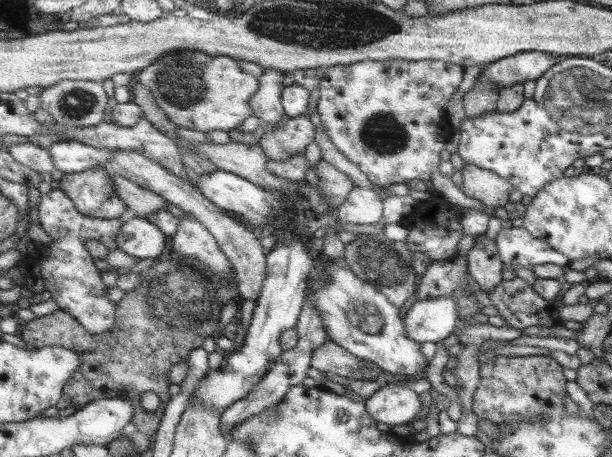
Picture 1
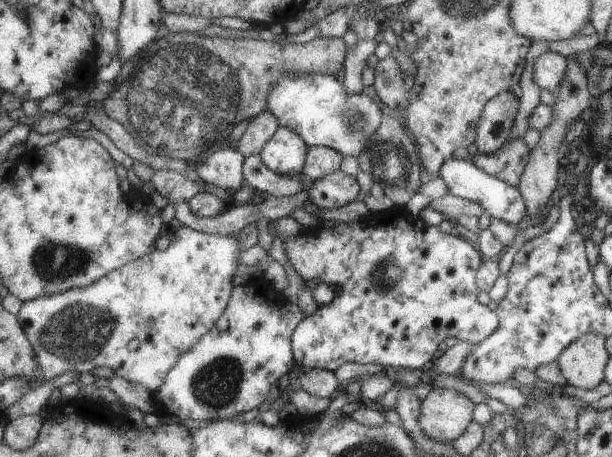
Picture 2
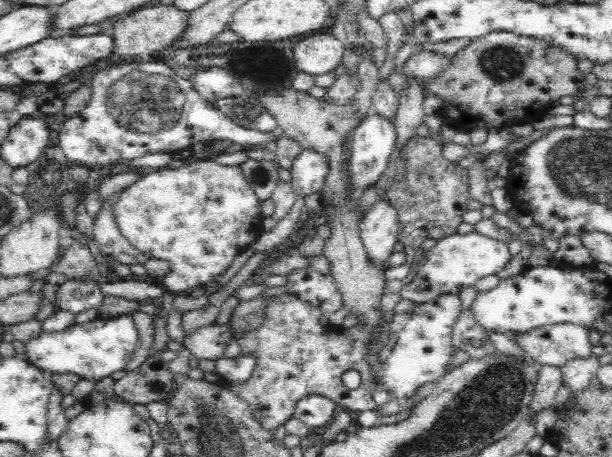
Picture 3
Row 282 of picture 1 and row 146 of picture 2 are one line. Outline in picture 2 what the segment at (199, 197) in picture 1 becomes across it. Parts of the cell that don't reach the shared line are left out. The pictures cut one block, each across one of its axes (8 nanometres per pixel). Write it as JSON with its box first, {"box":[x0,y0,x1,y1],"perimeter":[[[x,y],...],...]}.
{"box":[238,109,279,156],"perimeter":[[[268,109],[259,112],[247,125],[246,131],[238,141],[238,150],[247,156],[260,155],[262,147],[278,130],[279,120]]]}

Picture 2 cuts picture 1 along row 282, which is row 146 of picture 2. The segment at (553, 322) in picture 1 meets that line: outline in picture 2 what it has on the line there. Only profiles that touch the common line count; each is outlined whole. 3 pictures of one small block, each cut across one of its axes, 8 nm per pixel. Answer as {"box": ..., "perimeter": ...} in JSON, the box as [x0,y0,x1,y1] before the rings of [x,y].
{"box":[471,137,531,188],"perimeter":[[[514,137],[497,150],[497,153],[476,153],[471,161],[474,166],[487,172],[490,176],[505,182],[507,185],[518,188],[522,173],[525,171],[531,149],[524,143],[523,137]]]}

